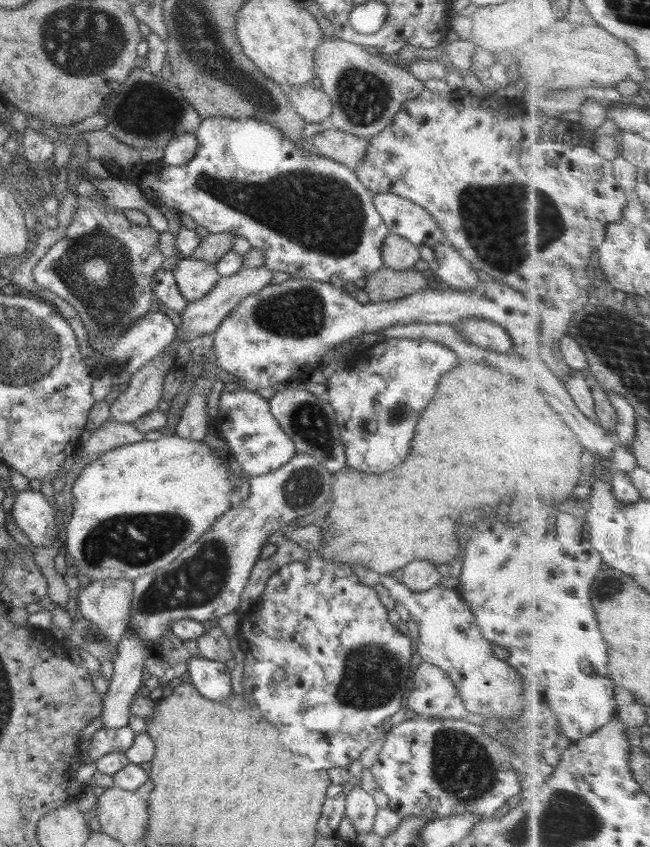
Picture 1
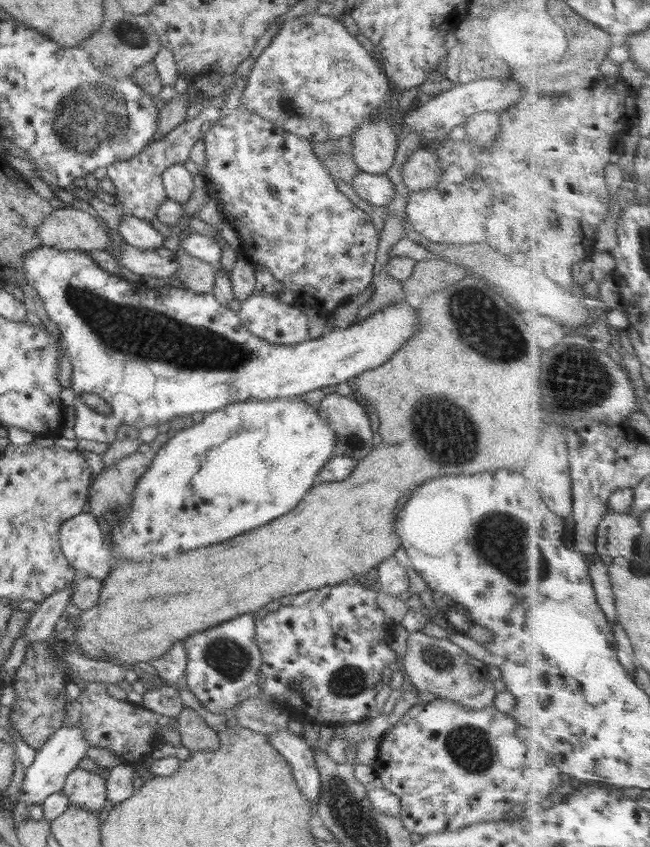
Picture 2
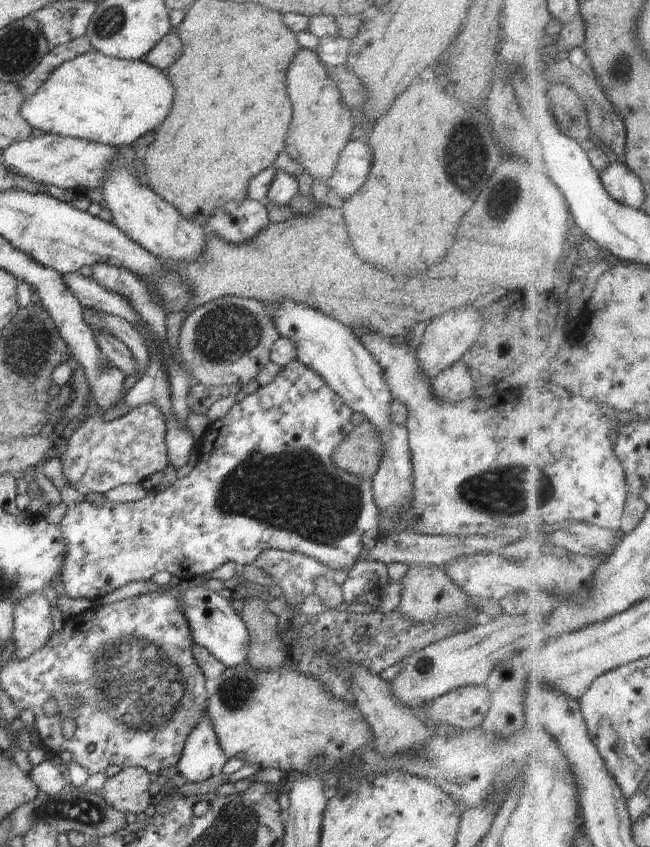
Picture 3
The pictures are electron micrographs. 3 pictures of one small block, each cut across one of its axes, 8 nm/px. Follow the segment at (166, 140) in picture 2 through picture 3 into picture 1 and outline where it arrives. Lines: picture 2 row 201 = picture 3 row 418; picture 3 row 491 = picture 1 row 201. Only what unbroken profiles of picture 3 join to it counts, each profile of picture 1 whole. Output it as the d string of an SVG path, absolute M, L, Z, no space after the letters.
M100 189L90 195L78 195L74 219L68 225L63 238L34 267L34 282L74 306L89 336L104 335L108 339L118 337L152 307L152 277L162 267L165 259L159 248L160 234L151 225L140 226L132 223L129 212L110 205Z

